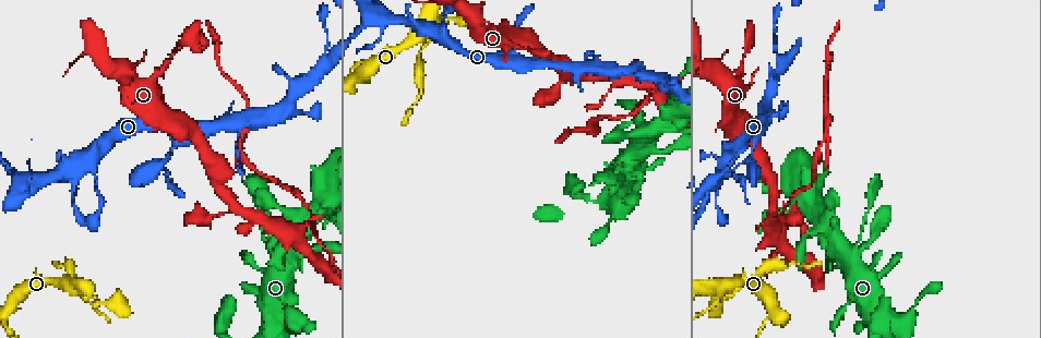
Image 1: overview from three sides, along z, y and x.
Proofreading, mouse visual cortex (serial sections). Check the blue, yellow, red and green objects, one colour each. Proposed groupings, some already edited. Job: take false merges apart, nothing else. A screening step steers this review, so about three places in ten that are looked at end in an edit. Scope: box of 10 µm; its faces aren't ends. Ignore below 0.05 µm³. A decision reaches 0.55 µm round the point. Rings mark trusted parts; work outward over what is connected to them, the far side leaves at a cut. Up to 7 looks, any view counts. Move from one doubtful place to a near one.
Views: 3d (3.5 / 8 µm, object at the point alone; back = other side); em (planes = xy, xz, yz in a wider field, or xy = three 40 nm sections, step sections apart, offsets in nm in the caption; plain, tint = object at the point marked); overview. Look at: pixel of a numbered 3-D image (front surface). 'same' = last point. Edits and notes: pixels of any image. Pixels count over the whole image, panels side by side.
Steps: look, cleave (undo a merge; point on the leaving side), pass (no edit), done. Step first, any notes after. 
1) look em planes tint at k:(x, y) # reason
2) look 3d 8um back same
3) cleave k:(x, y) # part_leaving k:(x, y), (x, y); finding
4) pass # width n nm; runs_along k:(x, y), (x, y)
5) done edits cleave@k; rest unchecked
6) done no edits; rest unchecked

look 3d 3.5um at 1:(749, 165) # calibre changes

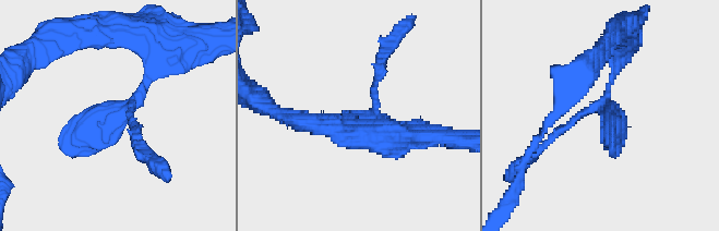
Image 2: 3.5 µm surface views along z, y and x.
look em xy step 2 tint at 2:(120, 115)

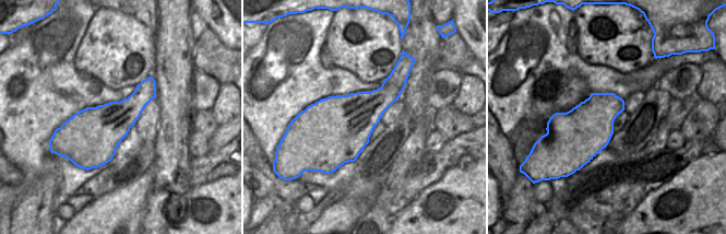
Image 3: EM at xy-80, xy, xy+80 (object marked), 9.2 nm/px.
look em xy step 1 tint same # another direction

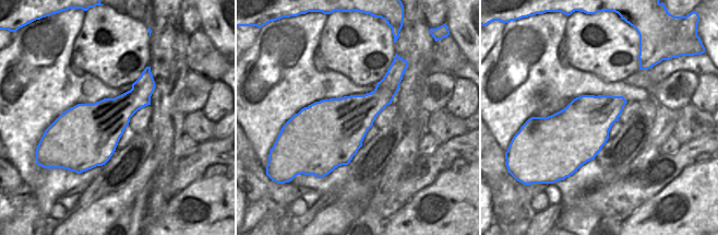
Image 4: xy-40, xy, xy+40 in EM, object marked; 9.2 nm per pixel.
pass # runs_along 2:(157, 57), (121, 113), (60, 147); all the same cell

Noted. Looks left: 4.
look 3d 3.5um back at 1:(642, 85) # four-way junction

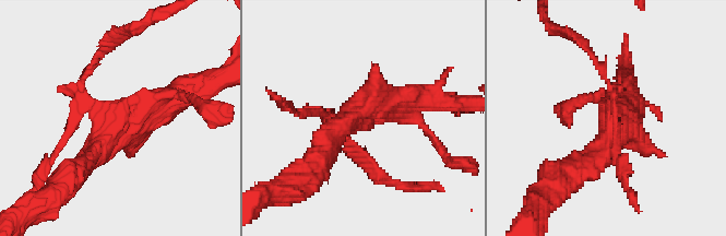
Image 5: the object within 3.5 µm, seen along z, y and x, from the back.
cleave 5:(94, 62) # two cells meet here

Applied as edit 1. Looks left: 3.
look 3d 3.5um at 1:(537, 49) # calibre changes

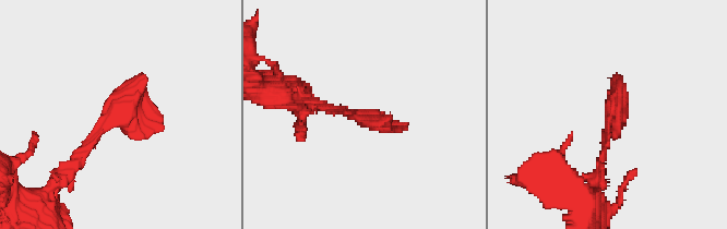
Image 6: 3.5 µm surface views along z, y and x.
look em xy step 3 plain at 6:(610, 115)

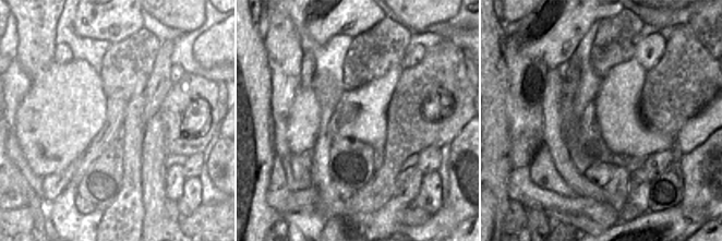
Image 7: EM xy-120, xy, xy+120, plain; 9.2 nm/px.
look em xy step 3 tint same

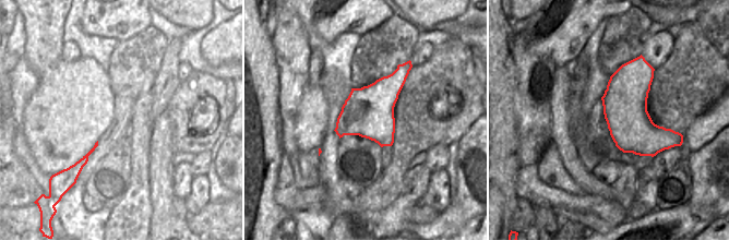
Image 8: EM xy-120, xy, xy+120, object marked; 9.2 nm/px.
pass # runs_along 6:(70, 170), (141, 76); all the same cell

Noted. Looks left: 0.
done edits cleave@5; rest unchecked

